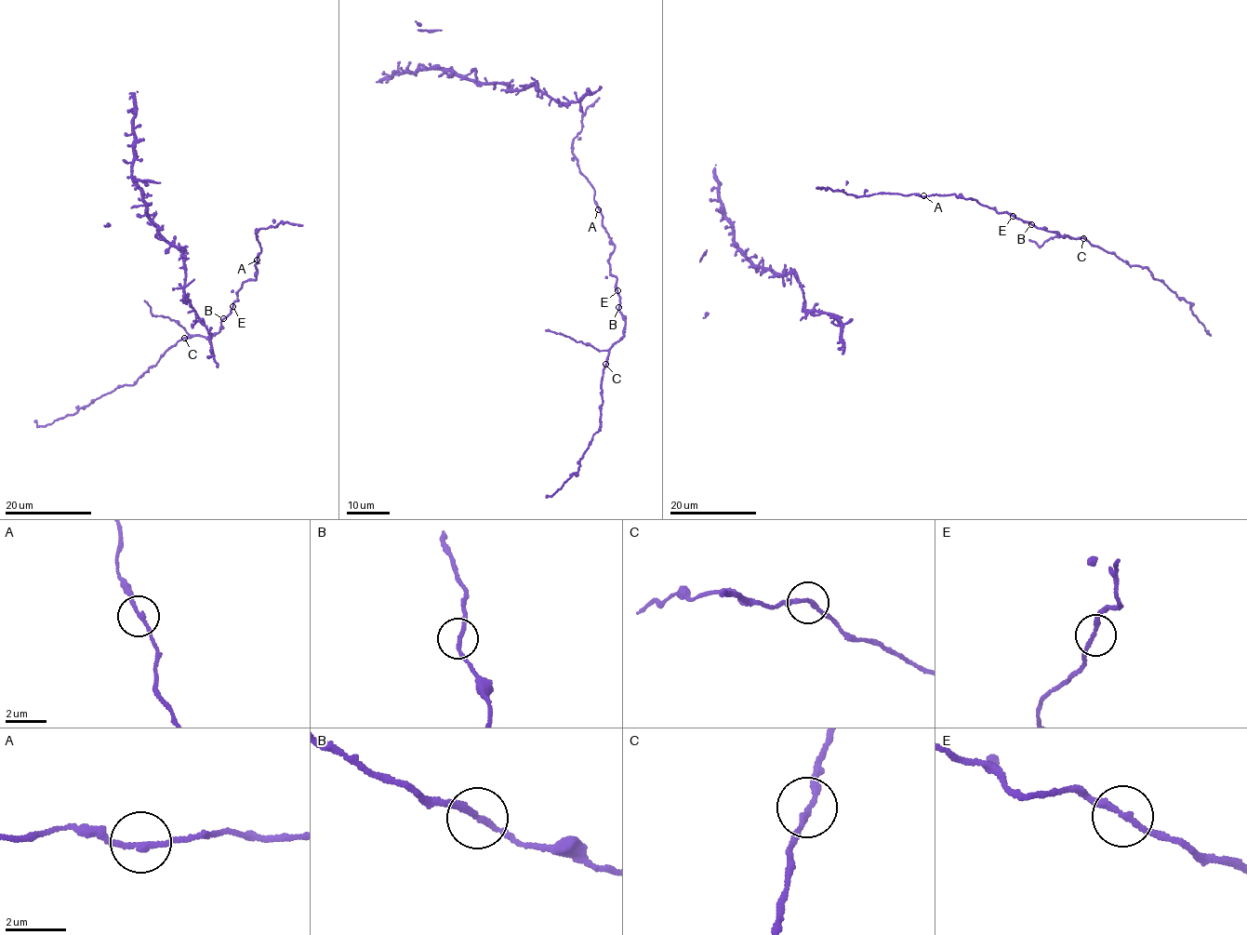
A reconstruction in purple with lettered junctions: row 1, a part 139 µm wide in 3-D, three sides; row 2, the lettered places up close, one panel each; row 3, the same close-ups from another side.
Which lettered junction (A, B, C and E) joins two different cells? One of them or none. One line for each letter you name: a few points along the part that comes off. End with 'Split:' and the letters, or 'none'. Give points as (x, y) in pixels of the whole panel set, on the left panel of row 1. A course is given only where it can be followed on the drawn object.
Split: none

